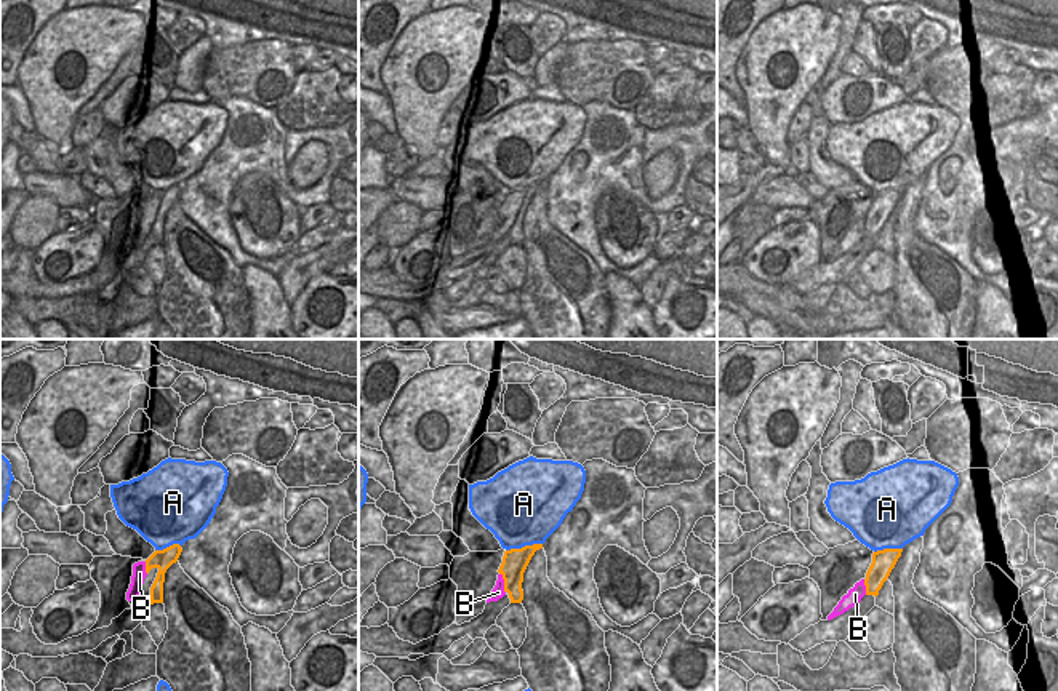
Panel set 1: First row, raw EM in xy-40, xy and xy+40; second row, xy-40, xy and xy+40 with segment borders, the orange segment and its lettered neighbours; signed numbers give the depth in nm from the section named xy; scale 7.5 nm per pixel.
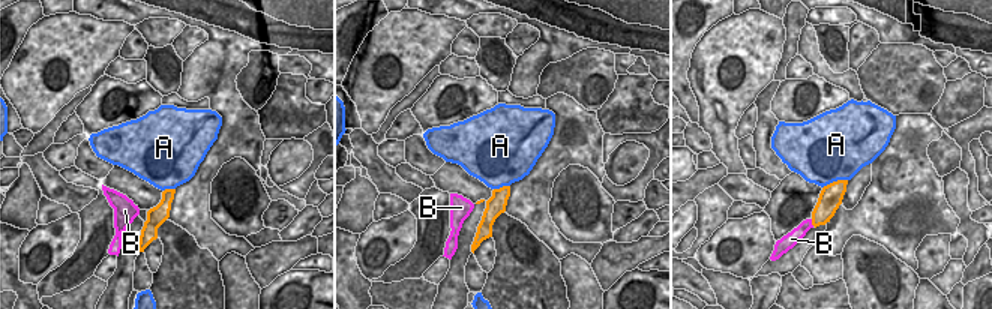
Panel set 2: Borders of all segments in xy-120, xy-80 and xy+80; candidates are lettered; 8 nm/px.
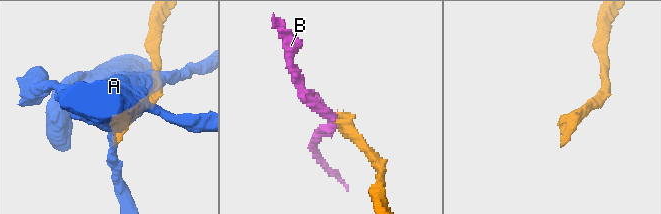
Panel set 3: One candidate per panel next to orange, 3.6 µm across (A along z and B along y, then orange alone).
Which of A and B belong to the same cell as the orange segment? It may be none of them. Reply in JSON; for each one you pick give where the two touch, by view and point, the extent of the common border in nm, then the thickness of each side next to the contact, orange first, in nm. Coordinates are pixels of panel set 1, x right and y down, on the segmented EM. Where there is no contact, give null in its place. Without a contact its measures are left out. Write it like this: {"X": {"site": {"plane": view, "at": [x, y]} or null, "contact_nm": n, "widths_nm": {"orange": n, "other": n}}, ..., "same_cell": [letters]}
{"same_cell": []}

